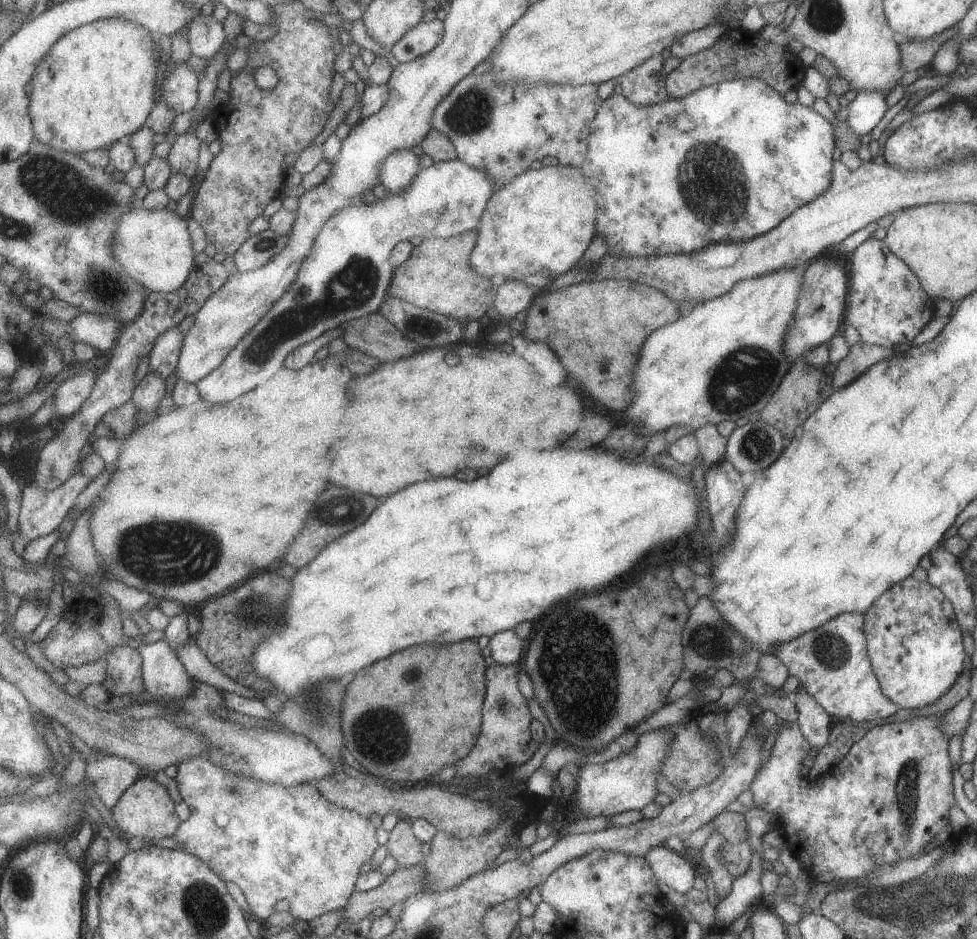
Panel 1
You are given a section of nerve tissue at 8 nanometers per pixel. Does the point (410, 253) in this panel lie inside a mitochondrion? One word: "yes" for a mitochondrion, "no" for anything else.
no

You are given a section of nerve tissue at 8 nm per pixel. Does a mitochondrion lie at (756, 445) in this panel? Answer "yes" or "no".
yes

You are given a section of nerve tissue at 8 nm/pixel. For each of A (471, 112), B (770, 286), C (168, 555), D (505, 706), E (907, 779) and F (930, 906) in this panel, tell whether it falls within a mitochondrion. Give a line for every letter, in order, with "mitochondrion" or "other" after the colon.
A: mitochondrion
B: other
C: mitochondrion
D: mitochondrion
E: mitochondrion
F: mitochondrion

